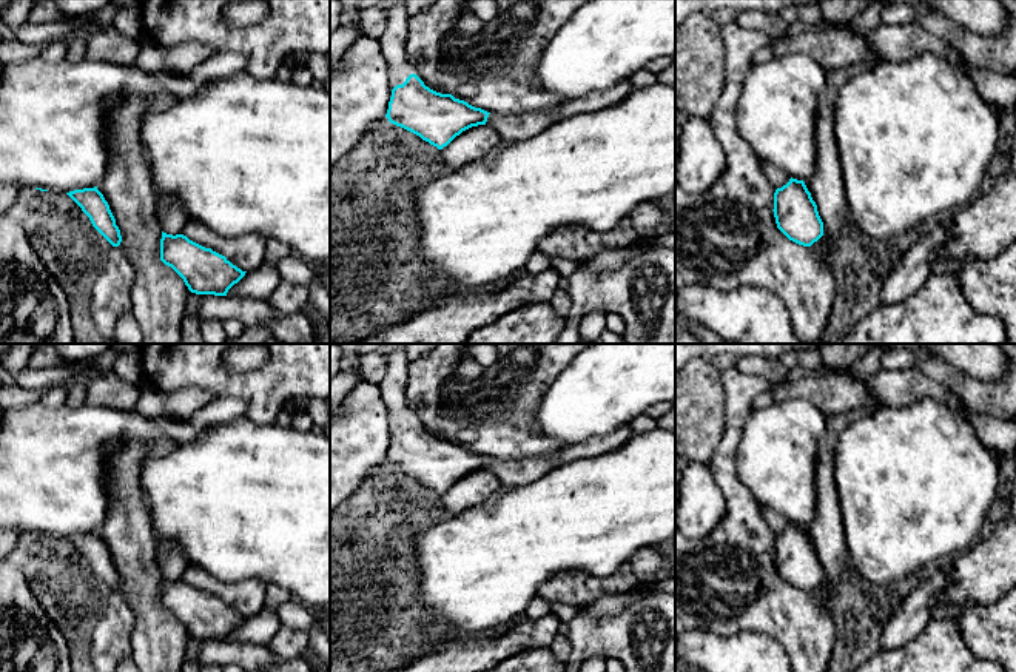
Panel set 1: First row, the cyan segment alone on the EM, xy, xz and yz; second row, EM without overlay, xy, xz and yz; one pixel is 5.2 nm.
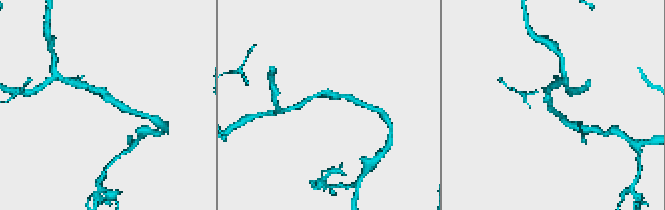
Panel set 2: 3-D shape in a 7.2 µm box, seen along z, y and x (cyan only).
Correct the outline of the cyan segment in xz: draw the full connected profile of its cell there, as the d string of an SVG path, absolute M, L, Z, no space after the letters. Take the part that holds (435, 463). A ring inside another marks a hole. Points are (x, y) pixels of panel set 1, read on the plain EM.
M398 344L378 384L392 430L385 462L442 495L463 476L486 470L490 458L424 430L405 399L409 364L407 344Z

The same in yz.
M789 524L774 538L777 573L792 587L811 592L823 581L823 567L803 526Z

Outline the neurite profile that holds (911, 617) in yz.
M937 564L933 575L911 590L890 617L880 637L880 649L902 647L922 632L931 620L931 609L937 604L936 595L950 583L944 566Z

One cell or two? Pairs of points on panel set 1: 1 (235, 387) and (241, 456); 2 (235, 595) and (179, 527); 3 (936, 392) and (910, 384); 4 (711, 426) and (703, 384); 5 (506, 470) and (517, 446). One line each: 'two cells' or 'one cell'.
1: two cells
2: two cells
3: one cell
4: one cell
5: two cells

